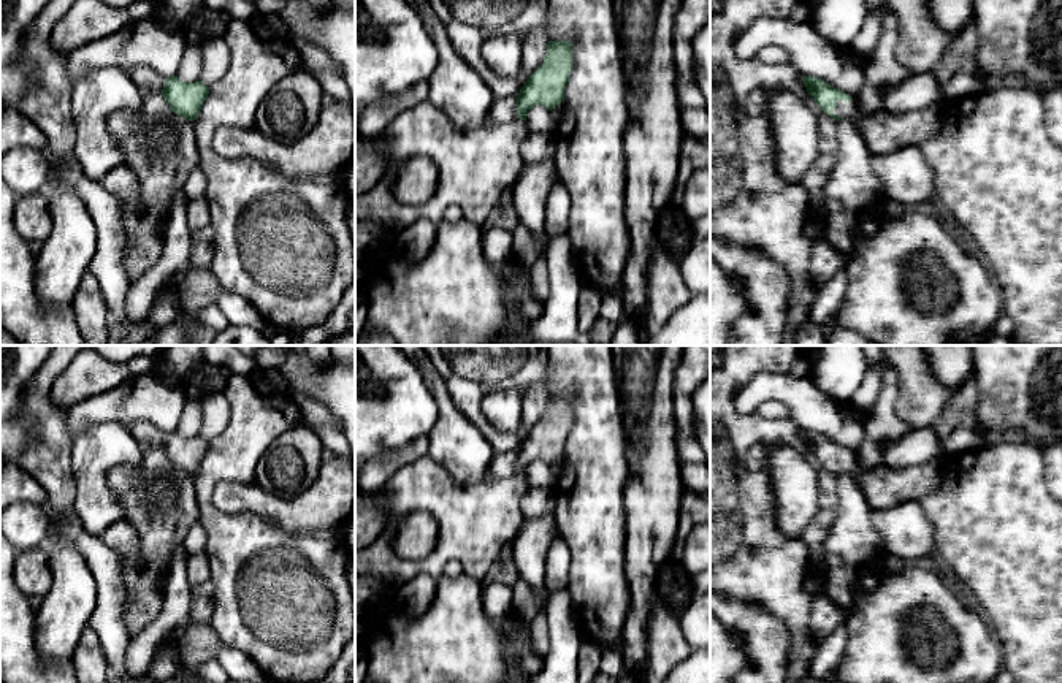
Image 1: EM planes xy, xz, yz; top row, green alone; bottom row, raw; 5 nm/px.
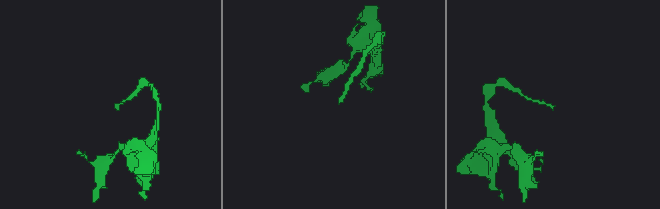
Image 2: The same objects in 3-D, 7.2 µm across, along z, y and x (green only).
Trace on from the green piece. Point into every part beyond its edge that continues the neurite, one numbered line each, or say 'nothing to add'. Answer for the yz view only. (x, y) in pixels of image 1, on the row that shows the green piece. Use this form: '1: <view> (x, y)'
1: yz (882, 132)

